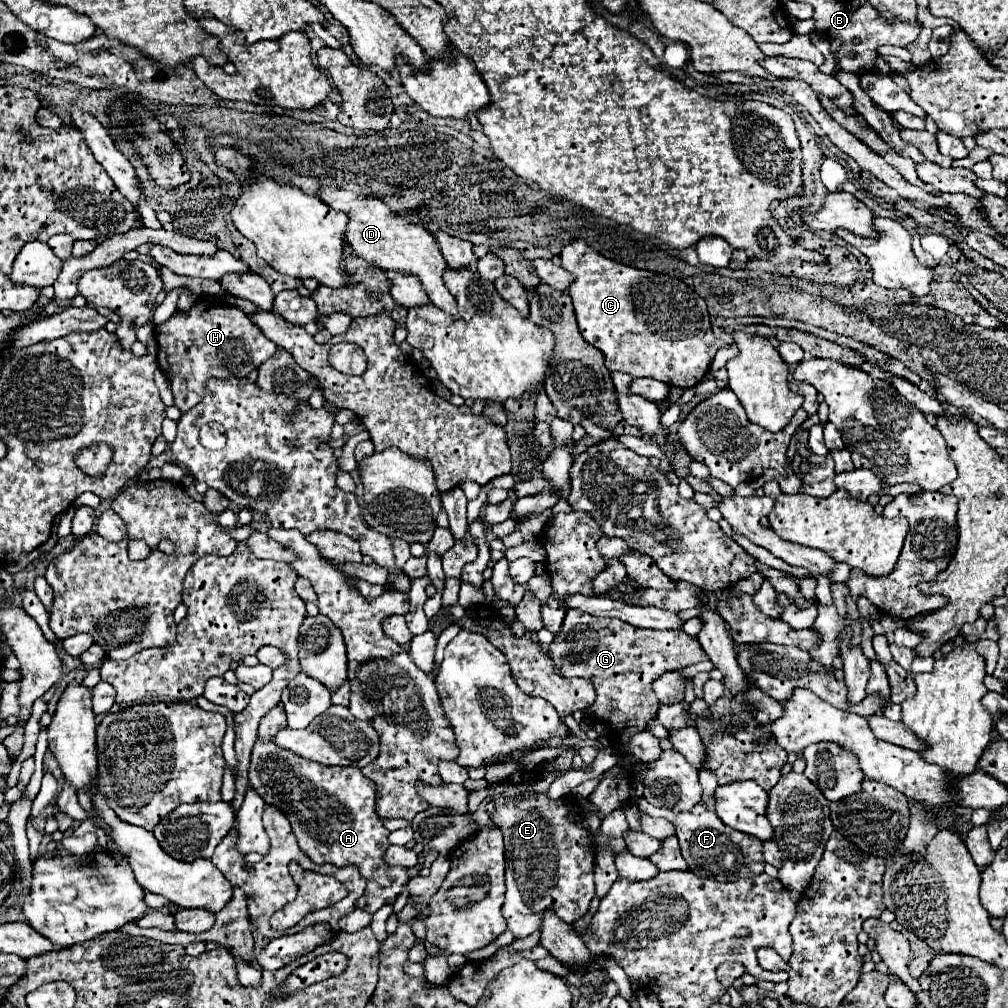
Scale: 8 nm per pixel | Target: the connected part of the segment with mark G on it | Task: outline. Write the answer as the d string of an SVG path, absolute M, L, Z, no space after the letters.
M568 609L560 633L554 635L554 641L548 649L552 661L556 661L556 671L562 677L582 677L592 681L596 689L596 701L584 711L594 719L608 721L610 731L614 731L614 751L618 753L618 763L602 775L602 781L590 793L588 801L596 807L594 815L604 819L608 813L622 809L630 803L632 787L632 753L628 743L632 735L646 731L648 725L656 719L658 699L652 693L650 685L666 671L678 667L706 661L708 655L698 645L696 639L684 631L656 631L656 629L638 629L620 619L594 617L580 609Z

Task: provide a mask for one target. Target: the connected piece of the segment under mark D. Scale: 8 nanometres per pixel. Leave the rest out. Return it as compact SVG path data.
M328 185L328 187L320 189L320 199L324 199L328 205L334 205L340 211L344 211L350 217L348 229L346 229L346 241L352 245L352 249L354 249L354 253L358 253L358 257L364 257L368 263L376 265L382 271L384 269L400 271L400 273L418 277L426 295L438 309L450 313L452 317L458 315L456 299L444 285L444 271L446 271L448 263L444 261L440 247L436 245L436 239L432 233L404 221L376 197L364 197L364 195L356 195L356 193Z

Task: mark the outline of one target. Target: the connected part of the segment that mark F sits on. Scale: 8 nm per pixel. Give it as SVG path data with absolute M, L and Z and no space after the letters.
M700 769L698 777L700 777L700 785L704 787L704 793L702 793L702 801L692 811L674 813L665 807L659 808L650 804L643 796L637 800L636 804L647 815L662 817L674 823L682 857L686 859L690 871L696 873L698 877L708 877L716 881L736 881L750 873L762 873L764 859L762 859L760 839L748 837L746 833L726 827L714 811L714 789L718 787L716 775L710 769Z

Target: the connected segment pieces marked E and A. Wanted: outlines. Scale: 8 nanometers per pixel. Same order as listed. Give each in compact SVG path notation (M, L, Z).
M544 793L536 797L492 797L496 809L492 821L504 833L506 843L506 901L502 913L508 931L516 939L524 939L540 929L544 909L554 909L556 915L574 923L586 915L594 899L594 857L596 843L592 833L582 829L574 819L578 805L566 797L558 801L546 799Z
M274 707L262 717L248 769L250 785L268 805L276 805L288 815L300 849L314 863L354 863L360 867L360 873L368 879L368 891L356 901L356 907L376 913L384 903L394 903L402 885L406 885L410 877L404 867L386 867L382 863L382 855L390 845L390 831L382 825L374 809L376 785L372 785L372 781L368 781L356 767L316 765L292 751L288 755L270 755L278 751L272 735L282 727L286 727L286 713L282 707Z

